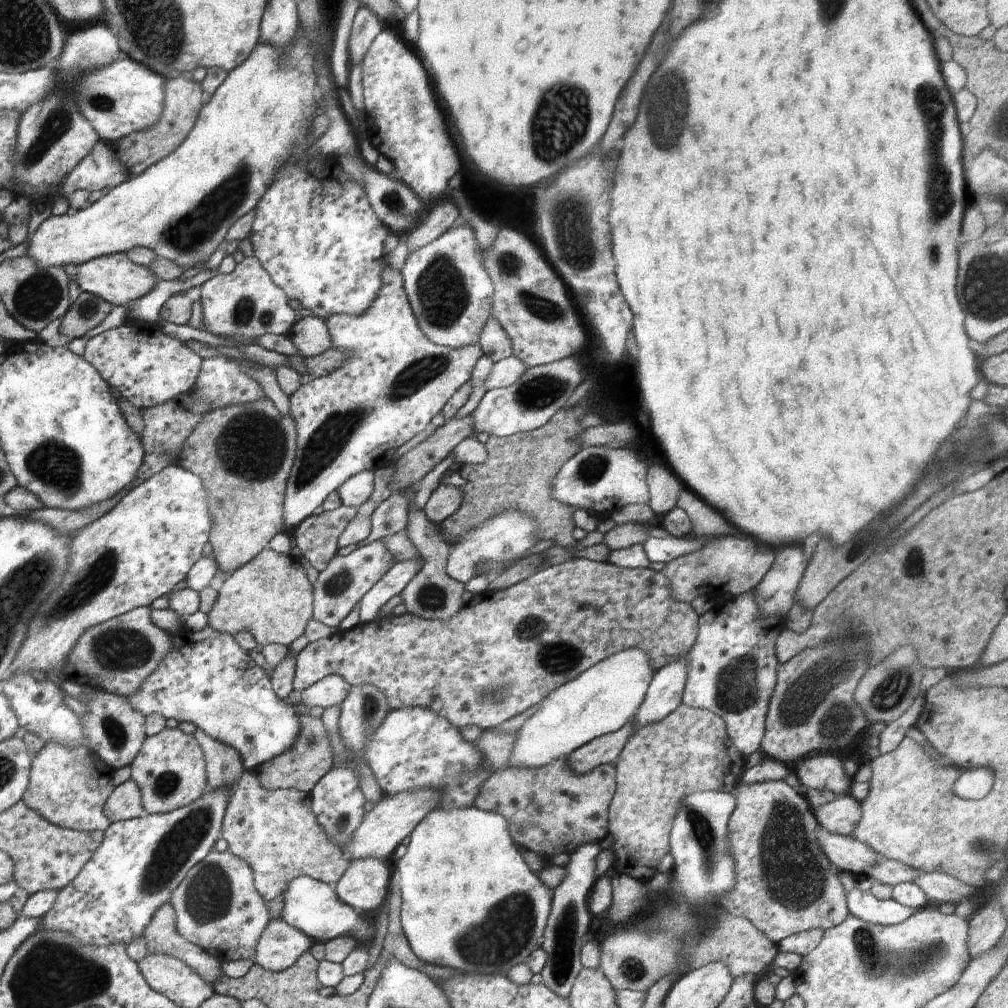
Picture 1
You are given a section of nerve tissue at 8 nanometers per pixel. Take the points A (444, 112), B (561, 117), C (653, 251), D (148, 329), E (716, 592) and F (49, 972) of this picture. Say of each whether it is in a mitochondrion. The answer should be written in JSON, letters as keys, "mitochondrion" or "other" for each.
{"A":"other","B":"mitochondrion","C":"other","D":"other","E":"other","F":"mitochondrion"}

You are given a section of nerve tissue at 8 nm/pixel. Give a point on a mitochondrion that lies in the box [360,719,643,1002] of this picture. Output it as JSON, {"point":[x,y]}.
{"point":[505,931]}

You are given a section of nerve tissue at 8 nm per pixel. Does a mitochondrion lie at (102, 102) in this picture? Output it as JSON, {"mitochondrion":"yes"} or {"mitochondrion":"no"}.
{"mitochondrion":"yes"}

